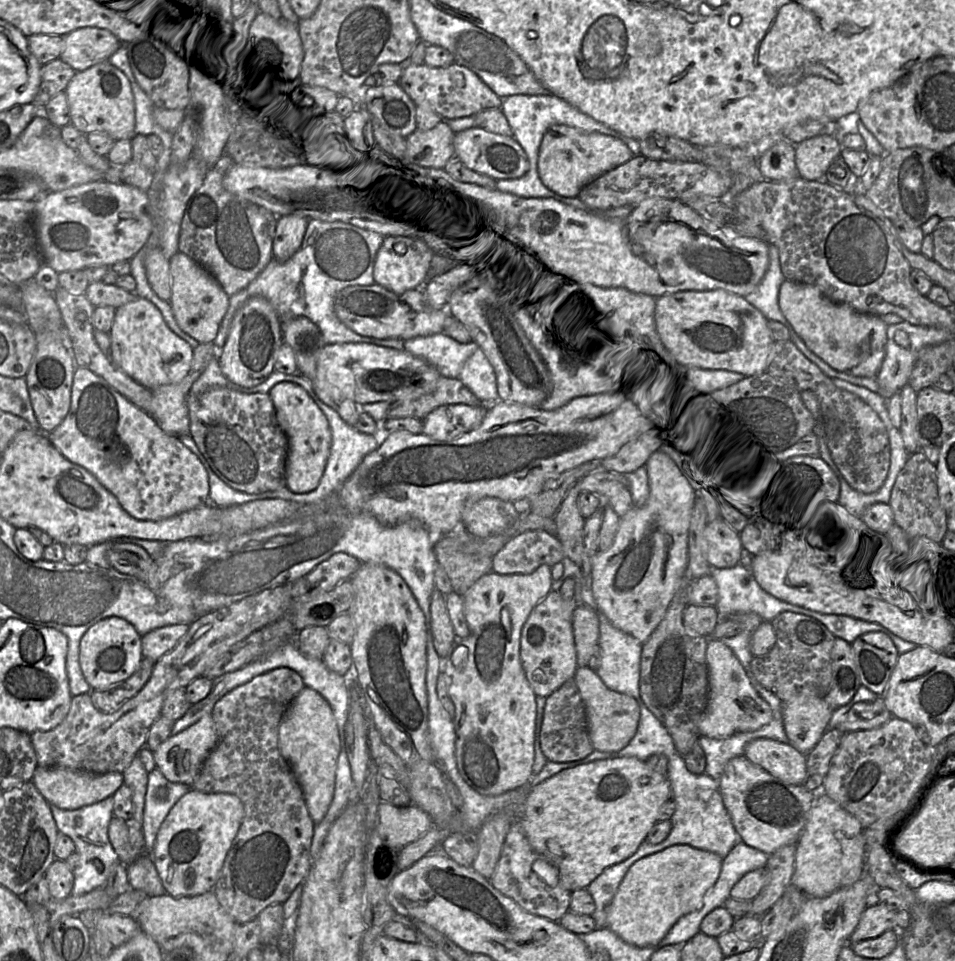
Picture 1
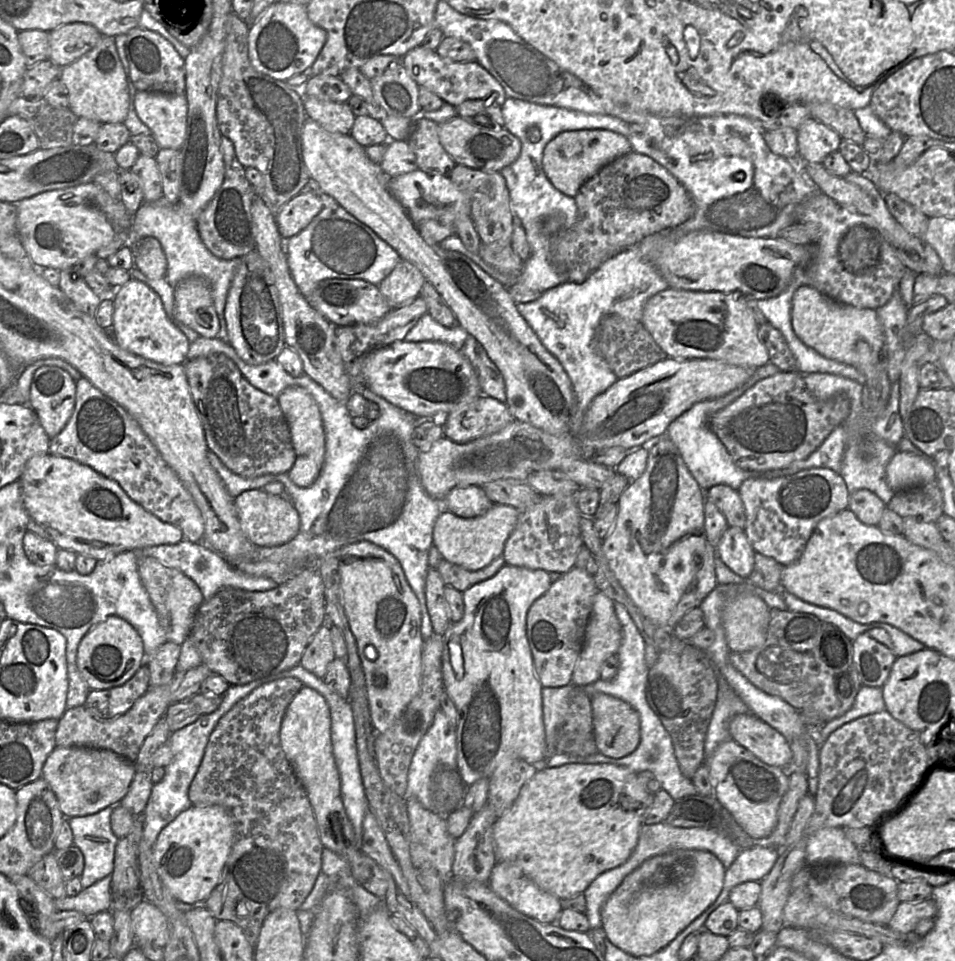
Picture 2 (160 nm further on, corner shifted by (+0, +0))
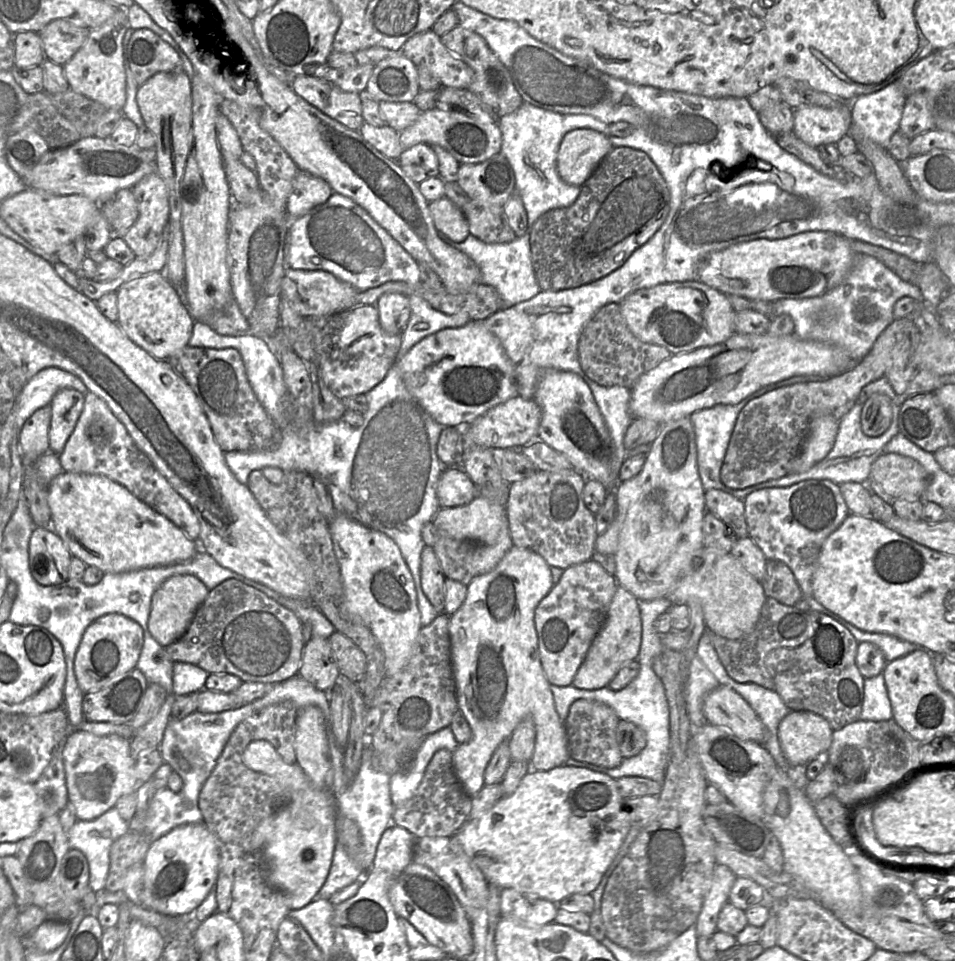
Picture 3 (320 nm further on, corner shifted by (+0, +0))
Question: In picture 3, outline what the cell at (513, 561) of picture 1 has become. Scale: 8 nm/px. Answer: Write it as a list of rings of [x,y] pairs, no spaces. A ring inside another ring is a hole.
[[[575,469],[560,472],[537,471],[509,486],[505,510],[513,546],[542,556],[549,566],[562,570],[590,560],[598,537],[595,515],[583,501],[586,477]]]

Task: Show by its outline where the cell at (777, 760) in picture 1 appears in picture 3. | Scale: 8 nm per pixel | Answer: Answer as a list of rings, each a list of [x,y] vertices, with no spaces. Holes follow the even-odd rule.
[[[720,685],[703,702],[703,714],[712,725],[724,728],[742,740],[764,745],[768,731],[745,699],[732,688]]]

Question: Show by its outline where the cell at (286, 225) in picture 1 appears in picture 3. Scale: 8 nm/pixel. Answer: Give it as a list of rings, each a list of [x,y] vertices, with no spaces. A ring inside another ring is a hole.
[[[300,170],[294,179],[292,192],[288,197],[287,215],[291,219],[301,217],[317,205],[326,202],[332,193],[333,190],[327,181]]]

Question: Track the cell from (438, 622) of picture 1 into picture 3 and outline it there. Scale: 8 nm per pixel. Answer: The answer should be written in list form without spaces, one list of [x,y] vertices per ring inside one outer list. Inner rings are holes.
[[[424,546],[421,554],[421,588],[435,608],[441,614],[445,604],[445,575],[433,547]]]

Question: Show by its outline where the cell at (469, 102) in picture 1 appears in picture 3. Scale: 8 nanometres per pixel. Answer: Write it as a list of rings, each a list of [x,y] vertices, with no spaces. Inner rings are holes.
[[[433,30],[414,35],[406,41],[400,53],[416,67],[425,67],[441,81],[441,87],[467,89],[474,72],[453,55]]]

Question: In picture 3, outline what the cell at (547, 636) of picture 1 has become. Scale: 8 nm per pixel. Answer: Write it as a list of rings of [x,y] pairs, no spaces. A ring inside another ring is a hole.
[[[592,558],[584,563],[571,566],[564,570],[560,581],[554,585],[535,610],[534,622],[538,636],[538,647],[544,674],[551,685],[570,686],[582,665],[587,652],[601,629],[618,588],[617,580],[609,575]]]

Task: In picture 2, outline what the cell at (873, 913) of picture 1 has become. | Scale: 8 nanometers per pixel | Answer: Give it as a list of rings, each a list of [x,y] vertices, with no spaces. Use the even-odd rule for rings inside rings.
[[[931,898],[919,902],[900,902],[887,926],[901,933],[913,932],[921,919],[934,919],[936,913],[937,906]]]

